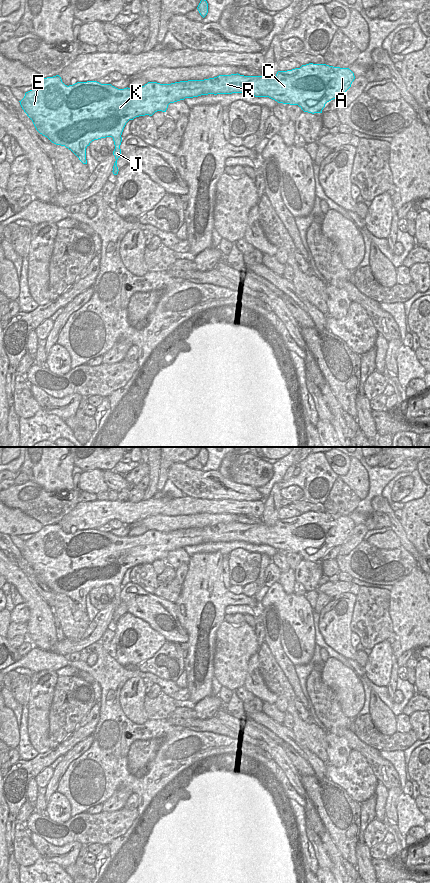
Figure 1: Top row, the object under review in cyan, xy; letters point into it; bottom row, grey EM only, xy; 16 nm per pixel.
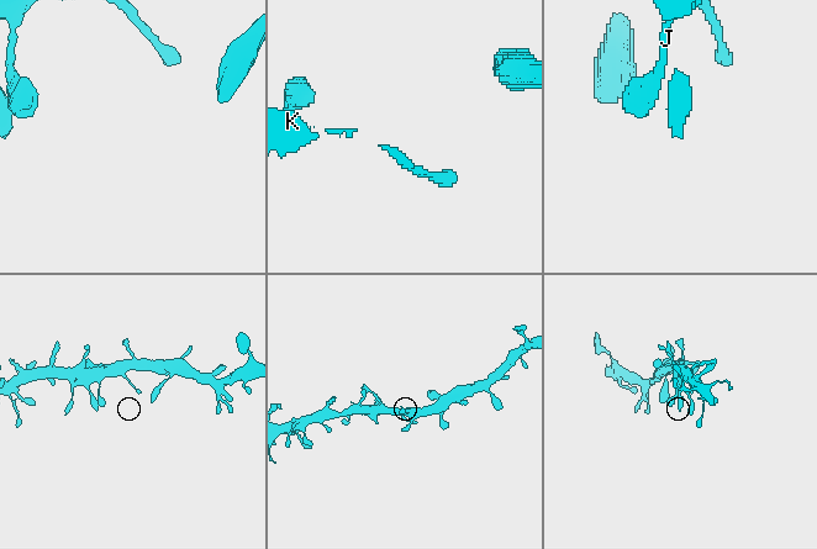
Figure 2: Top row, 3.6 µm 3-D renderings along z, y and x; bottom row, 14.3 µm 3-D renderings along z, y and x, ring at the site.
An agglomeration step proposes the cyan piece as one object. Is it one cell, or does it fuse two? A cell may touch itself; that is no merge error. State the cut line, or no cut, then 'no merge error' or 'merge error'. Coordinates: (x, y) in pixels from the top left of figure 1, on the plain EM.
no cut; no merge error

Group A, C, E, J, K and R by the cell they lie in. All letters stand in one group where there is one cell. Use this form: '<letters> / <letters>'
A C E J K R

